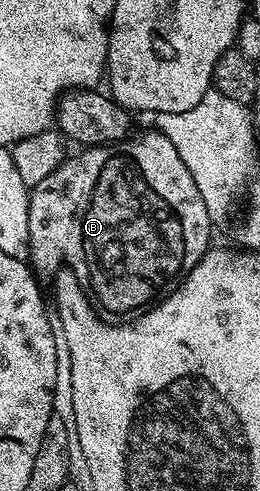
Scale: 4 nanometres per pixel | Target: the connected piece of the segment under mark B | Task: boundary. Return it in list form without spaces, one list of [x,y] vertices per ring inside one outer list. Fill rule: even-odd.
[[[160,130],[141,132],[138,136],[130,134],[124,140],[117,141],[116,144],[89,146],[81,150],[78,156],[72,156],[62,160],[59,167],[51,170],[51,174],[47,174],[47,178],[43,178],[43,182],[32,185],[29,194],[28,263],[37,274],[42,274],[41,272],[53,274],[62,265],[68,266],[77,275],[78,281],[87,286],[91,293],[93,306],[98,313],[107,318],[124,317],[125,320],[133,320],[137,316],[142,316],[144,312],[152,310],[156,304],[162,304],[181,284],[186,272],[191,271],[204,258],[205,253],[211,247],[209,235],[215,228],[215,221],[209,217],[207,205],[203,202],[203,194],[199,194],[199,186],[195,186],[195,178],[191,178],[191,170],[187,170],[183,158],[179,158],[179,150],[175,150],[175,146],[171,146],[169,139]]]

